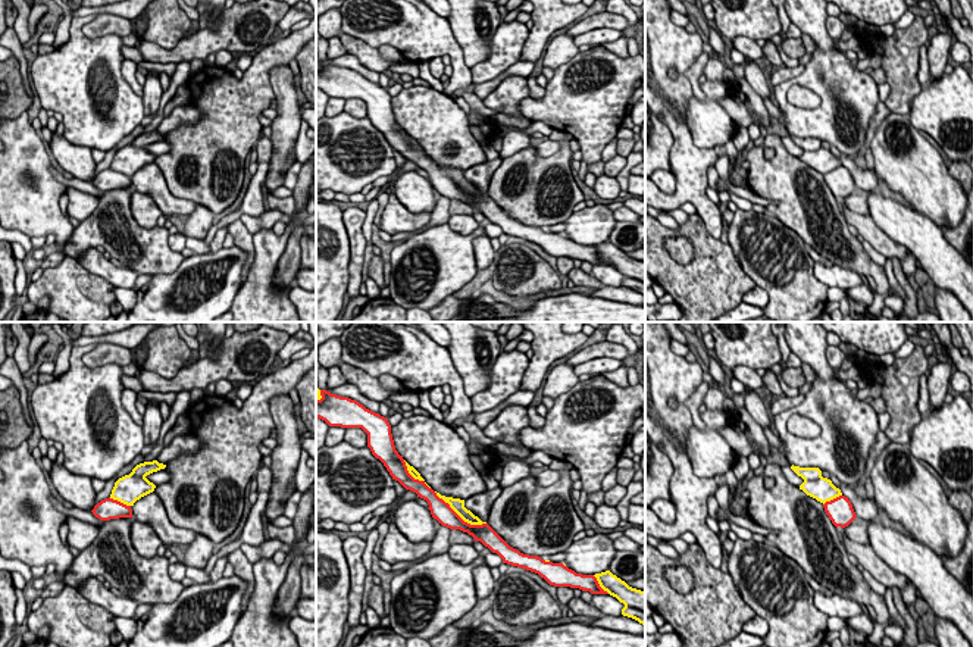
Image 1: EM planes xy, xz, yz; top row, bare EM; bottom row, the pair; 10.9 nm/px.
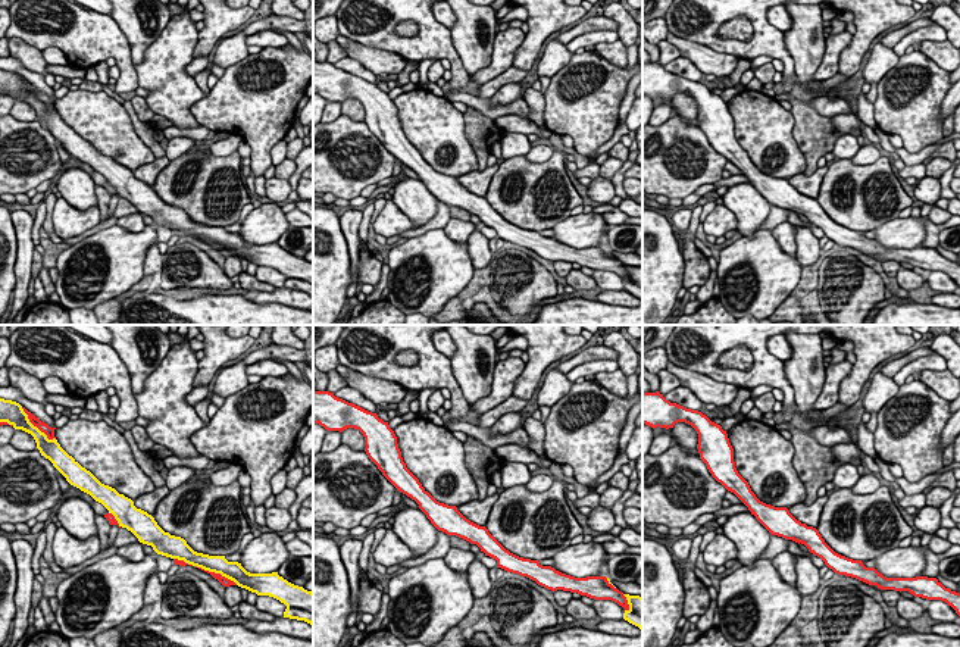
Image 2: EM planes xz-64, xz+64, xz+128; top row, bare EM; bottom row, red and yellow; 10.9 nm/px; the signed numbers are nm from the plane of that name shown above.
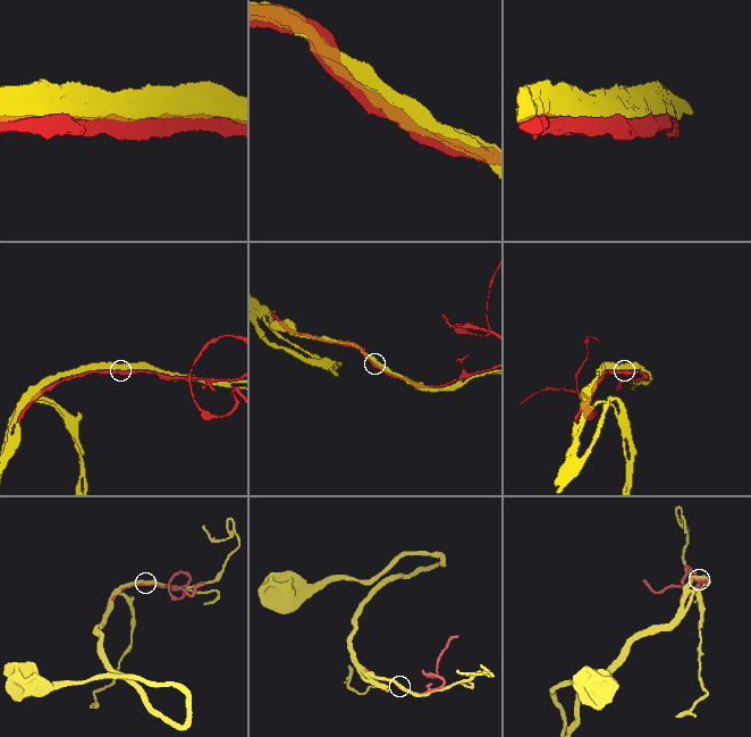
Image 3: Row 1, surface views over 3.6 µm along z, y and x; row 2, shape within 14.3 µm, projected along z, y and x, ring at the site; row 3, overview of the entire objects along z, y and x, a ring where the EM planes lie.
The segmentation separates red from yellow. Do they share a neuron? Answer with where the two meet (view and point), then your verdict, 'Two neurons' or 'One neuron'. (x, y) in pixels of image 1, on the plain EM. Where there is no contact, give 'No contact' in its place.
Touches red at xz (459, 187). One neuron

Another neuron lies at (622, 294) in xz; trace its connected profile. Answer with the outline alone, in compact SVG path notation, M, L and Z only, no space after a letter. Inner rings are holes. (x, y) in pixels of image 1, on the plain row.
M604 285L603 288L598 288L592 294L581 293L584 296L619 301L619 303L628 303L633 306L644 306L645 297L639 294L638 291L628 288L628 287L608 287Z

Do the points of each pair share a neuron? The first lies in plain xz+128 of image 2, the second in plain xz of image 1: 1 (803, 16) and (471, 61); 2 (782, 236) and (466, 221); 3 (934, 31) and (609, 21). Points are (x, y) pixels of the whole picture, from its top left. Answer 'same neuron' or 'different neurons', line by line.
1: same neuron
2: same neuron
3: different neurons

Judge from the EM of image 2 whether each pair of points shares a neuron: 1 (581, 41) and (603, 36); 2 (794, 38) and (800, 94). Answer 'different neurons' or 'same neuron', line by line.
1: same neuron
2: same neuron

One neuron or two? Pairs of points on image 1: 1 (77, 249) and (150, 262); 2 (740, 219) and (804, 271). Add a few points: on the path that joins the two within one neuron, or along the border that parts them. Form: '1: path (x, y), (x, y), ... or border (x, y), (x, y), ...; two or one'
1: path (94, 237), (116, 236), (133, 249); one
2: path (760, 221), (782, 241), (801, 250); one

